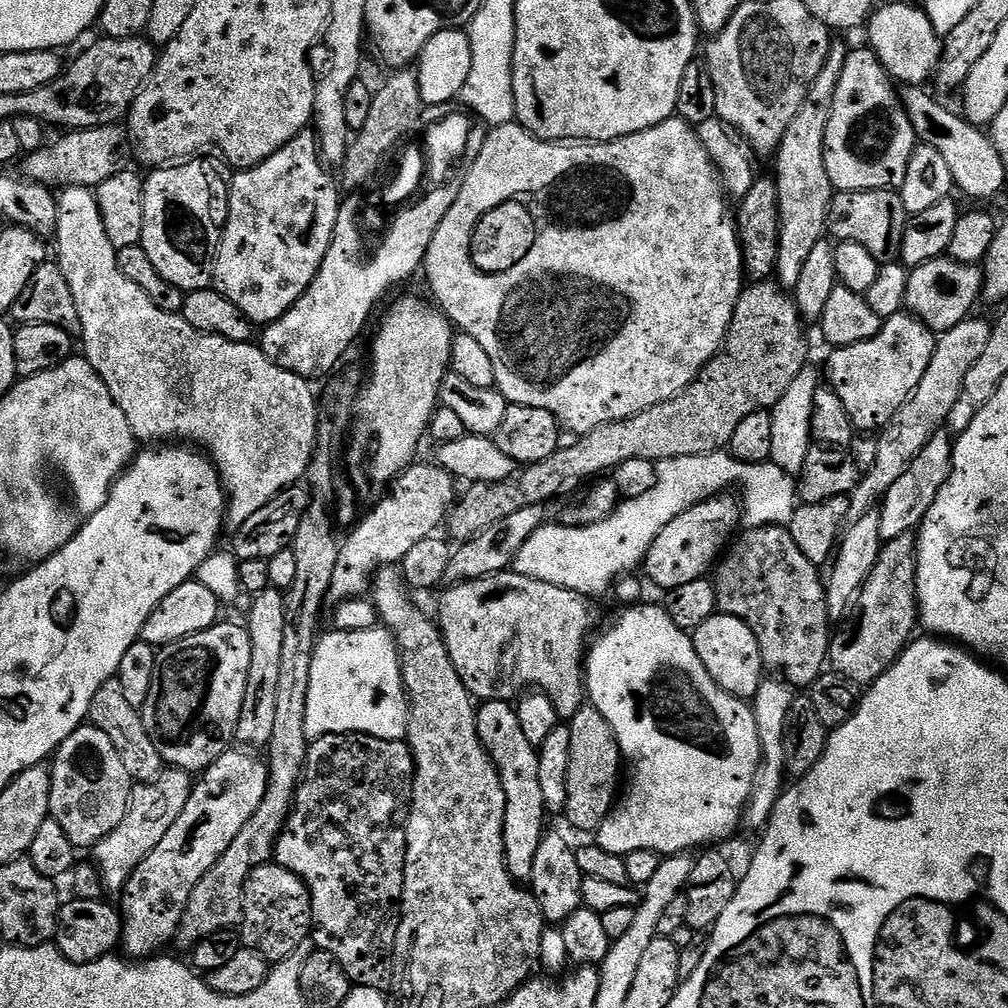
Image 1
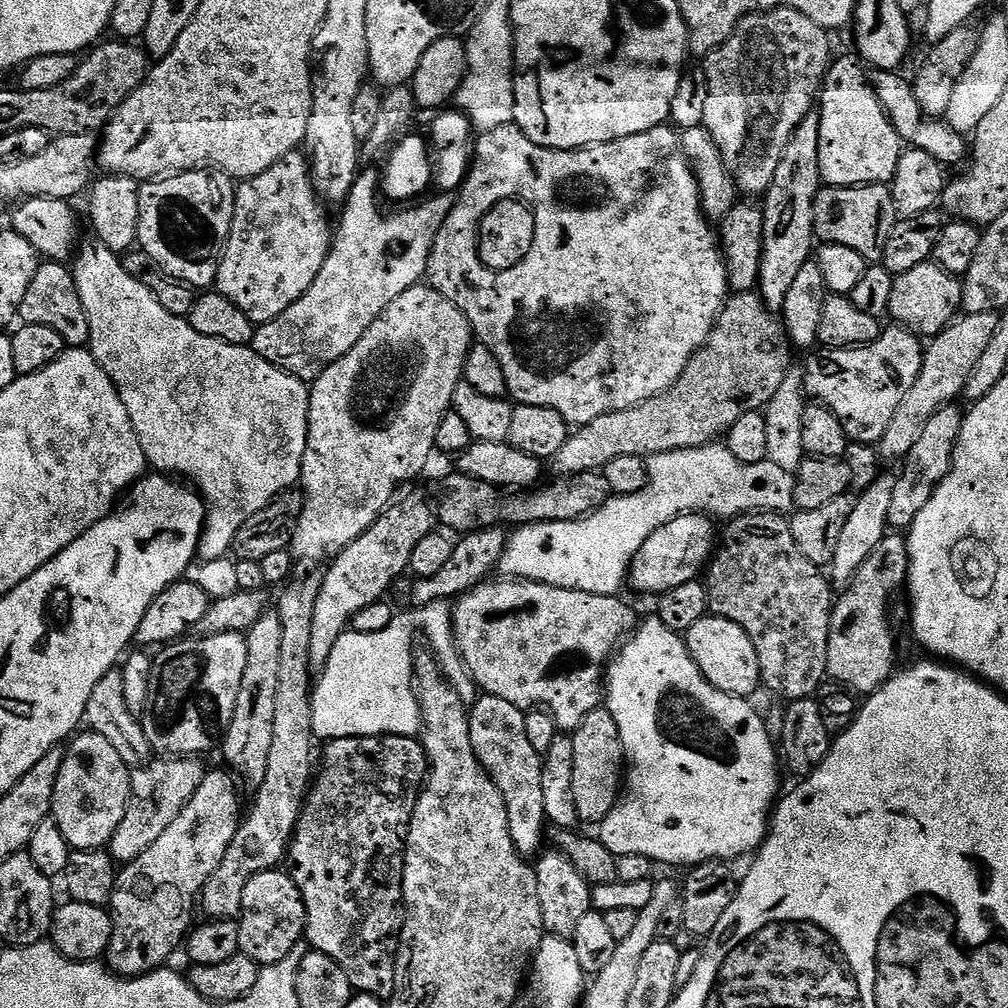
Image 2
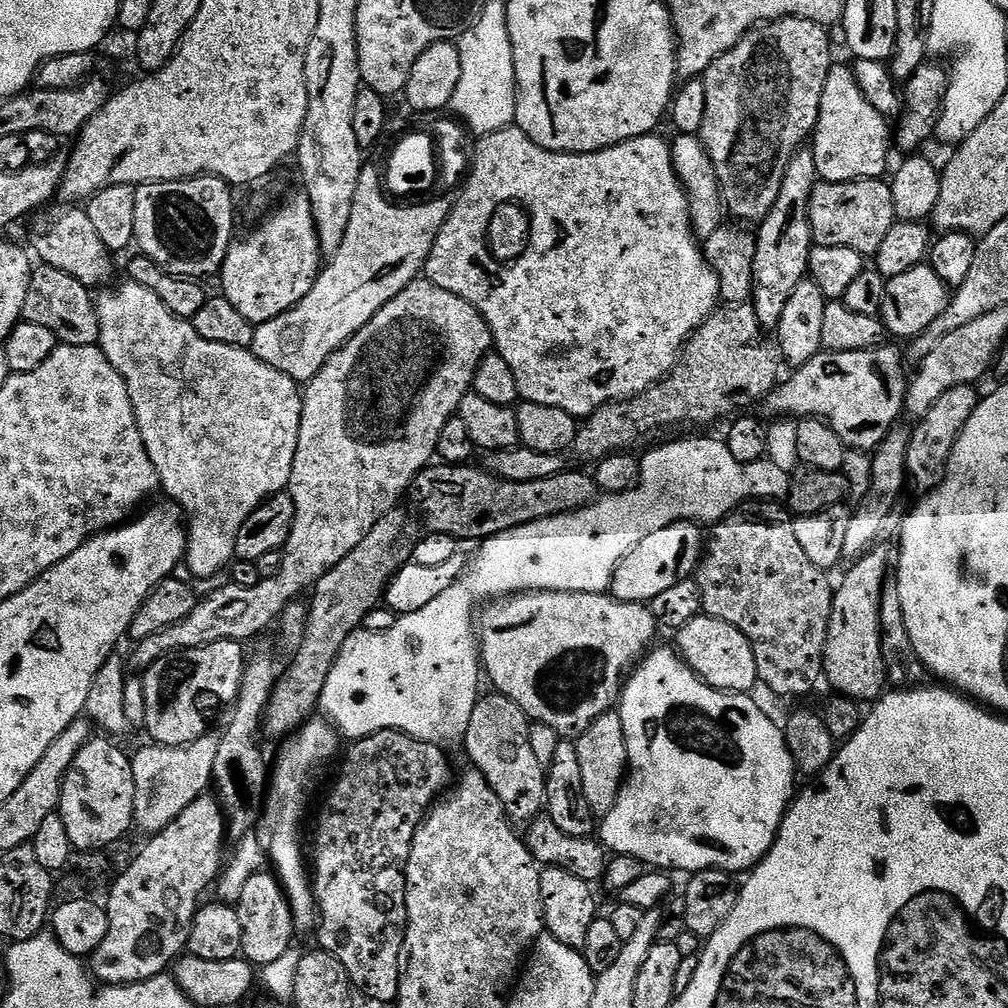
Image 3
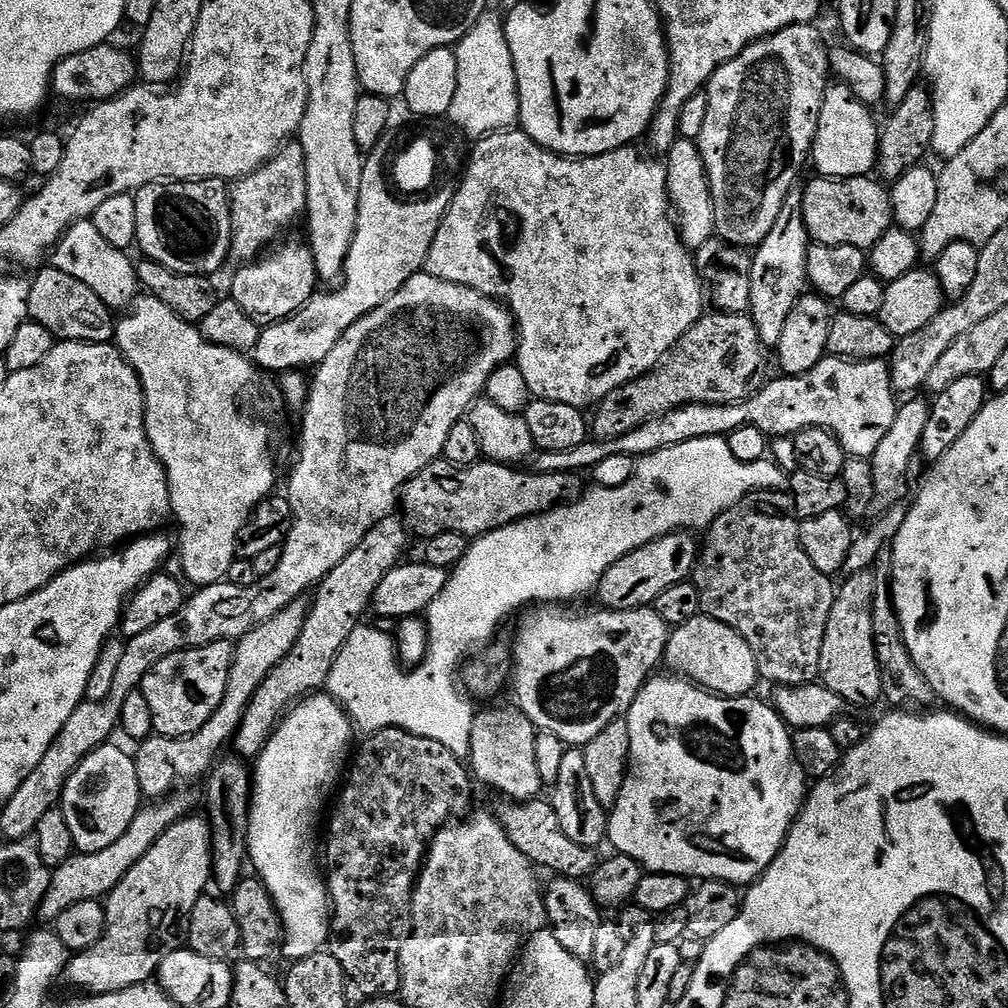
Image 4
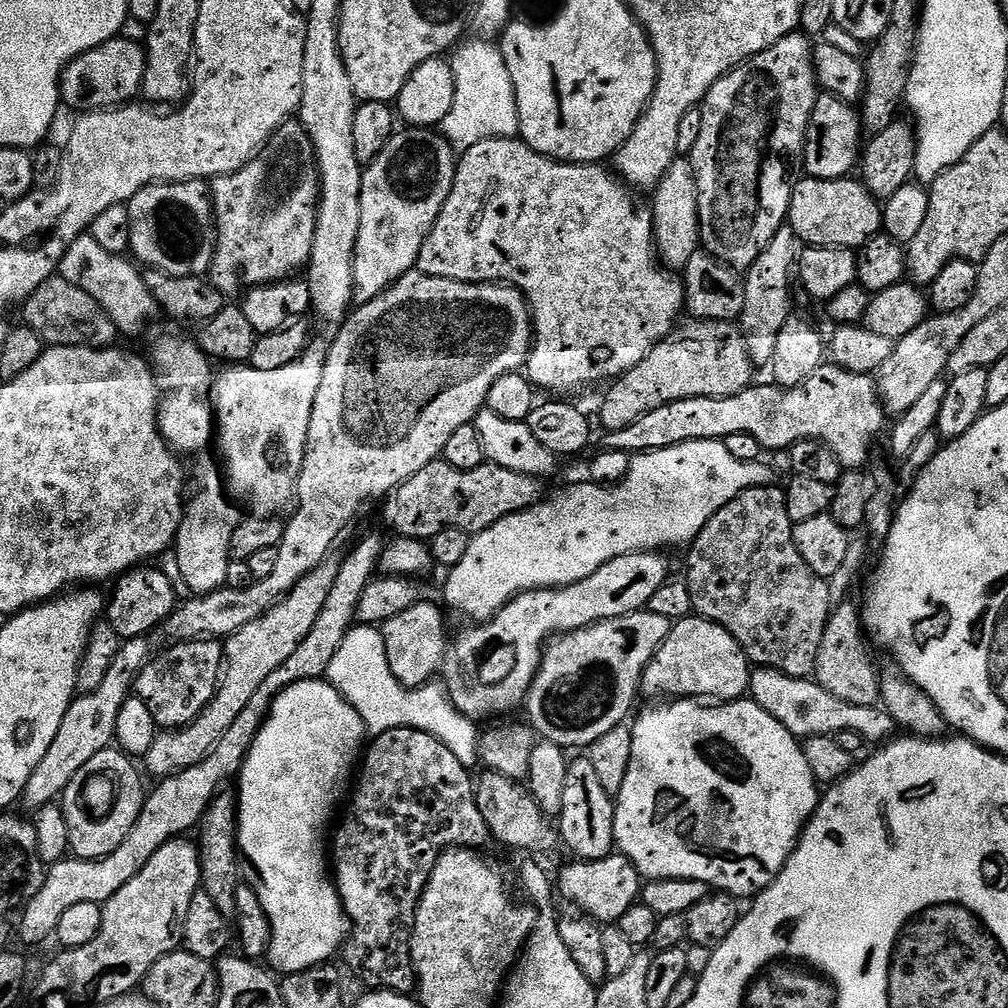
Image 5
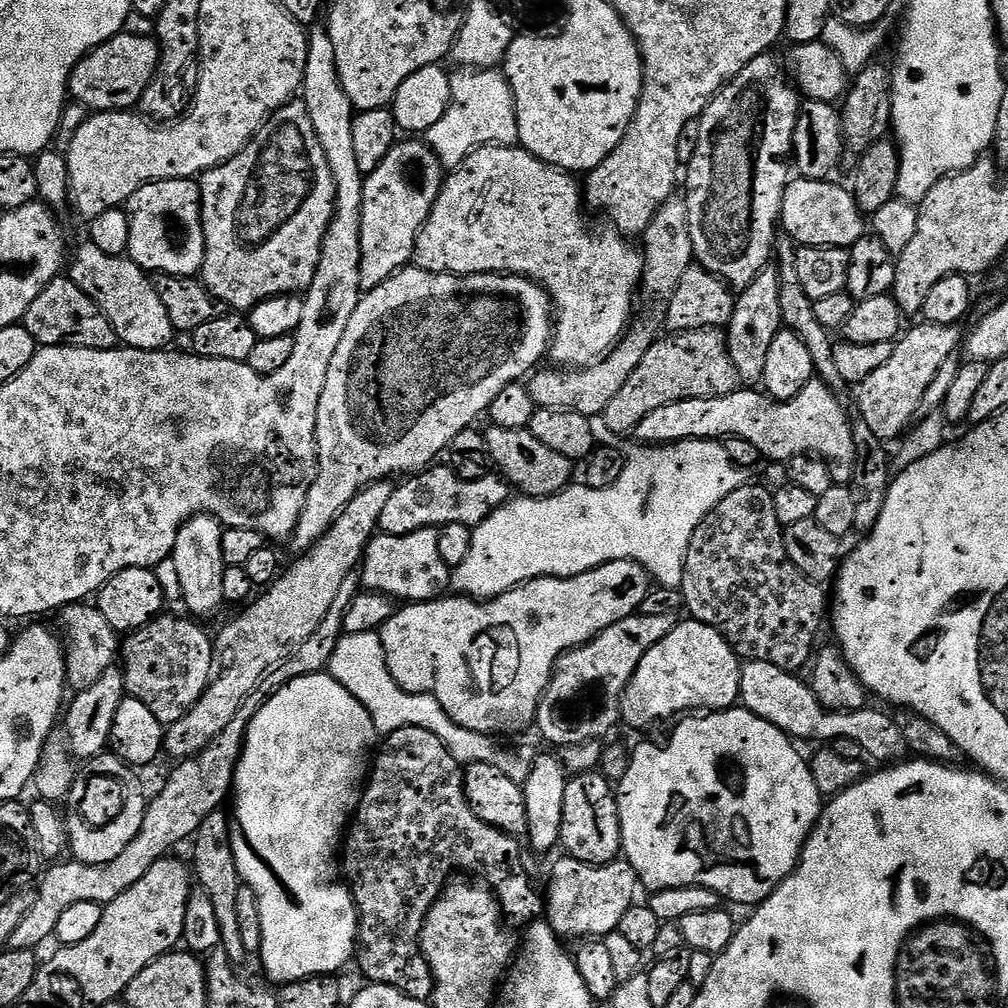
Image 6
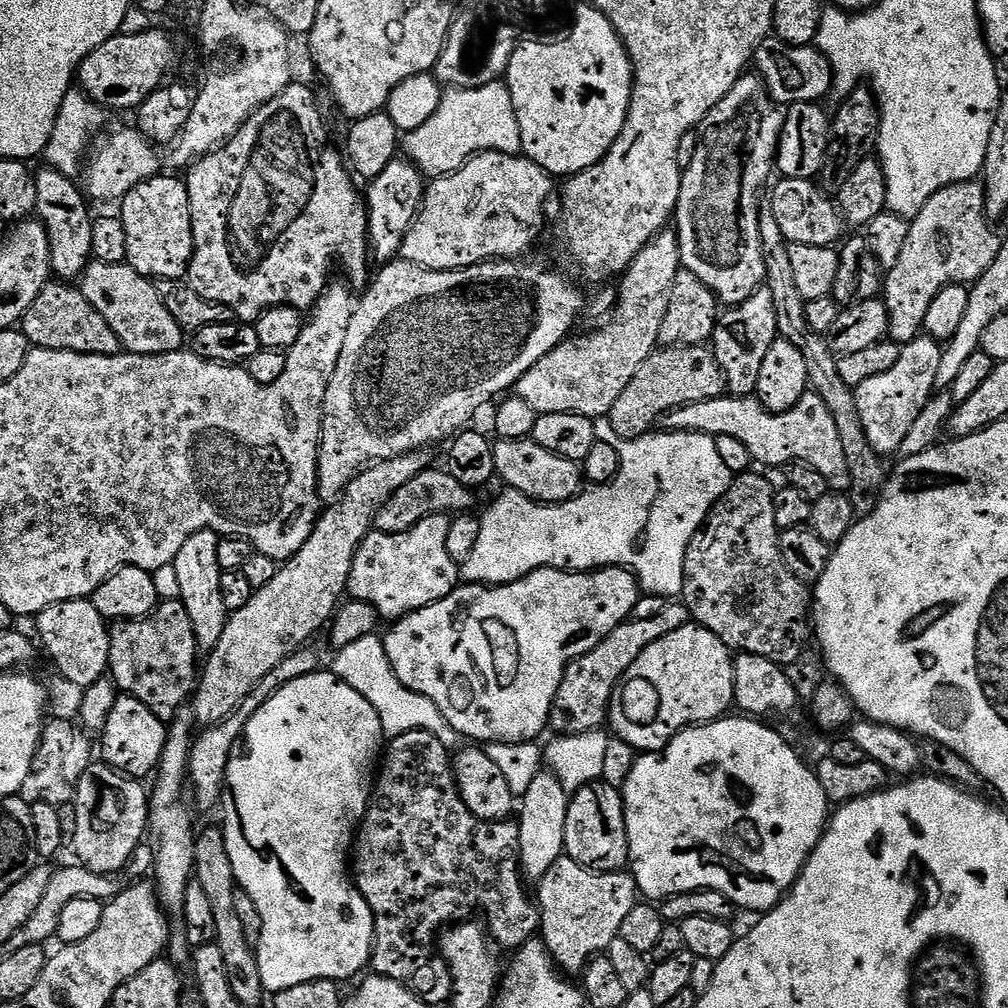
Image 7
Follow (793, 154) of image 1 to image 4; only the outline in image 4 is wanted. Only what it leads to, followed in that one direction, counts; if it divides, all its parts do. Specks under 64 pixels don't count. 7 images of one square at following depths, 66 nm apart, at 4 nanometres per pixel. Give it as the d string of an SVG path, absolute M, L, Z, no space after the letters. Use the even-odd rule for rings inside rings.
M793 190L784 199L782 212L774 222L774 228L760 244L757 244L752 257L750 278L750 315L758 330L758 338L765 349L775 350L782 338L782 329L786 326L786 317L790 310L805 295L808 284L806 254L808 253L808 231L802 214L803 191Z

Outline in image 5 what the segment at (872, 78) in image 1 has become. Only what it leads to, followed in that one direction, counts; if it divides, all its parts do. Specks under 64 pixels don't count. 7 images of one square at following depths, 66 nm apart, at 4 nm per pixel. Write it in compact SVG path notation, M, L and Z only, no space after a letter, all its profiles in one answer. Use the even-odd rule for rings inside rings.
M827 94L817 95L816 105L812 111L812 117L808 123L808 133L804 135L804 166L803 171L808 176L813 176L819 180L843 180L849 175L848 172L857 167L862 155L862 125L857 109L844 100L839 100L837 96Z

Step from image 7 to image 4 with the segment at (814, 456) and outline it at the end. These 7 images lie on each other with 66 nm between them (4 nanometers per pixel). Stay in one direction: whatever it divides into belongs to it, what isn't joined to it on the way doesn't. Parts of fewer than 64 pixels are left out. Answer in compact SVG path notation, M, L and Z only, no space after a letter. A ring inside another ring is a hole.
M825 355L823 360L801 376L781 375L780 380L769 379L759 392L753 394L748 400L740 404L687 404L681 408L675 408L659 416L656 420L646 422L638 426L638 430L630 430L630 434L622 434L622 438L613 440L598 440L589 438L582 446L574 446L574 450L550 450L549 452L537 451L531 457L530 464L538 472L575 472L583 473L598 466L598 462L605 458L611 458L614 454L626 454L627 456L649 456L663 448L678 446L682 442L690 442L707 436L727 437L728 433L738 430L749 424L758 430L762 430L769 438L793 437L796 433L807 428L824 428L842 446L849 457L857 460L871 458L874 450L882 442L882 438L890 431L890 425L898 411L898 396L892 387L892 369L887 359L883 360L843 360L841 356Z

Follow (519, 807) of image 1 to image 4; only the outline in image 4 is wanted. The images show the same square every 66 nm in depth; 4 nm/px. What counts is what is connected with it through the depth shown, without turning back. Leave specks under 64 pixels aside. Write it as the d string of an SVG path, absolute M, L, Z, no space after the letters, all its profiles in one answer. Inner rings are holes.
M519 707L488 708L473 715L468 764L473 777L506 795L509 801L537 799L544 785L538 774L535 745L538 730Z

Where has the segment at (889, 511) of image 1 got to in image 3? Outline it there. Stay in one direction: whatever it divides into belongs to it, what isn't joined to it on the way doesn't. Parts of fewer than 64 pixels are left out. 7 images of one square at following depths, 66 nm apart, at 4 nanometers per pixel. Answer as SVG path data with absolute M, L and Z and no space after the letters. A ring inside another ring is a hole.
M970 384L954 386L954 390L946 390L926 414L919 417L920 424L915 429L911 429L908 437L908 449L906 450L906 470L908 471L907 487L917 492L917 497L923 498L939 486L948 473L948 459L952 456L954 446L966 430L966 422L974 414L974 410L979 406L982 399L981 393L976 393L977 389Z

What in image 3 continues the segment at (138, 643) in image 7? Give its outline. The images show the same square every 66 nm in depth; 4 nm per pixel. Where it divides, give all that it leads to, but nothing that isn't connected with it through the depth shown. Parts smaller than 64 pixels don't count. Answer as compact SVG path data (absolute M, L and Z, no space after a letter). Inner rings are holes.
M223 640L197 648L183 648L180 652L169 652L158 658L143 673L144 693L146 694L146 718L143 727L153 741L166 746L182 746L194 742L198 738L209 735L212 723L220 716L220 711L235 704L236 695L242 682L246 663L245 645L239 640Z

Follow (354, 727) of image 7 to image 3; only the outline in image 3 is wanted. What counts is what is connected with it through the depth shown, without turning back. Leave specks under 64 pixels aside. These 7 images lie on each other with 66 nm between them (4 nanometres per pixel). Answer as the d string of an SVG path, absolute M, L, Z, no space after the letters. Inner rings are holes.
M309 719L287 741L289 744L285 746L284 753L277 758L276 764L274 760L274 767L270 772L270 791L267 793L266 807L262 812L263 823L264 820L268 823L268 832L272 835L266 840L270 864L280 883L284 885L292 913L296 916L296 927L300 930L310 927L311 924L313 927L318 920L310 868L309 865L308 868L304 865L304 852L300 849L300 815L303 814L304 803L308 800L308 775L319 764L326 763L335 754L336 747L342 743L335 727L327 719L316 719Z

